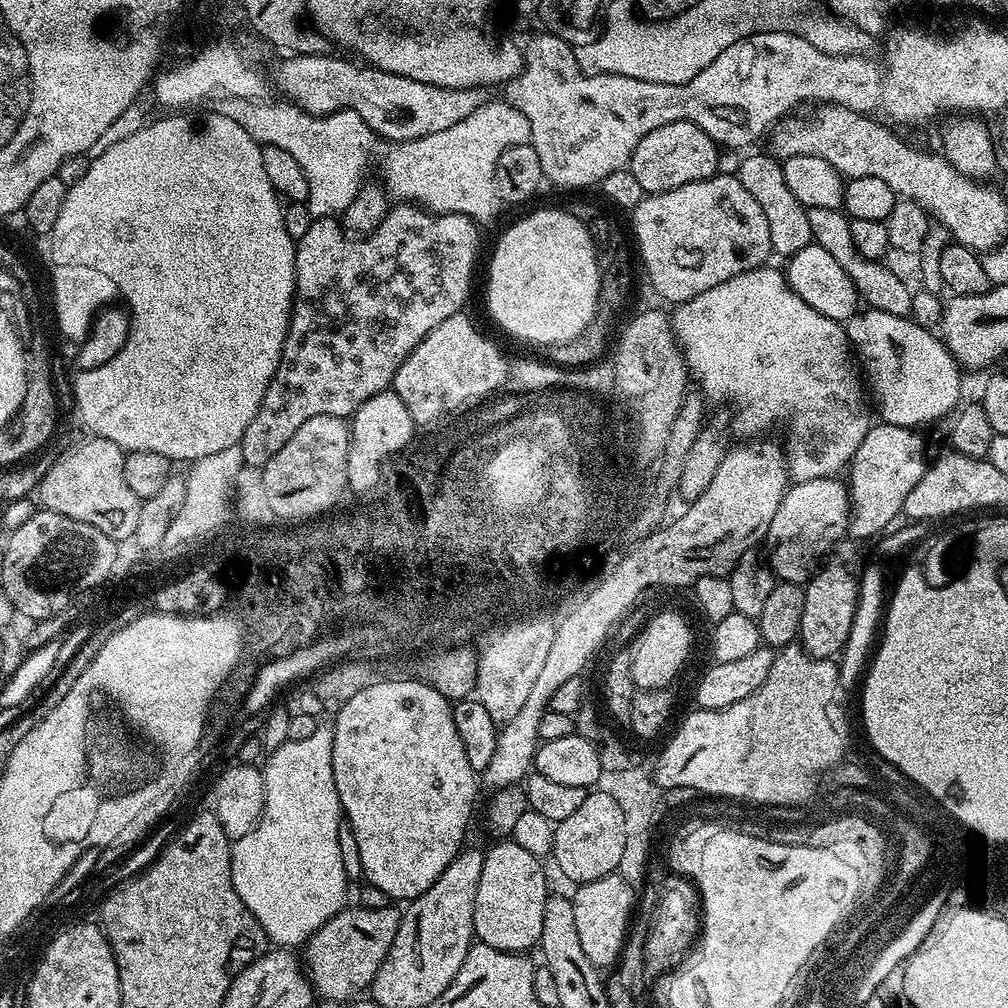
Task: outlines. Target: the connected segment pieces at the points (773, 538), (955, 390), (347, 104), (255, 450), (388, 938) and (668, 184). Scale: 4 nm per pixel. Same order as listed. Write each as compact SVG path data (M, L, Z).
M830 476L814 478L810 482L793 483L785 492L766 537L768 564L776 571L777 581L807 585L821 563L820 556L826 555L840 539L845 539L850 497L847 487L838 481Z
M866 308L857 311L846 324L877 417L885 424L903 428L920 428L950 414L959 405L962 375L943 341L912 321Z
M335 54L327 55L289 55L276 68L274 84L280 87L281 97L287 98L302 112L309 112L311 116L325 116L343 108L354 110L370 126L370 130L377 136L389 141L417 140L426 134L438 134L438 130L450 130L454 122L462 122L468 118L478 106L482 106L490 99L487 87L479 88L443 88L426 82L418 82L414 78L406 78L398 74L390 74L381 68L365 66L363 63L351 64L348 60L339 60Z
M396 202L389 207L387 213L382 218L382 222L379 226L372 231L371 234L364 234L357 238L355 235L346 234L345 229L342 227L341 221L336 218L316 218L313 219L312 225L306 234L303 234L300 240L296 241L296 294L292 298L292 317L288 319L288 333L284 339L284 349L280 355L280 364L276 367L276 373L272 375L272 381L270 386L266 390L264 400L258 406L258 410L254 414L254 418L250 418L250 426L246 426L246 434L242 434L240 439L240 449L242 450L242 458L245 465L249 469L256 468L255 470L263 469L266 462L270 462L270 458L274 458L274 454L278 454L278 450L282 450L282 446L286 446L286 442L290 442L290 438L294 435L294 430L298 430L298 426L302 426L302 422L306 422L306 418L314 418L318 414L330 414L331 416L342 416L345 418L351 417L353 412L358 410L358 406L362 406L362 402L366 402L366 398L370 398L374 394L385 391L395 381L396 371L400 369L401 362L404 361L409 354L416 349L416 345L424 339L424 336L430 330L434 330L442 322L446 322L446 318L457 315L461 311L460 308L468 300L468 291L472 288L472 271L476 268L476 251L480 248L480 232L478 229L477 221L472 220L469 216L463 216L462 214L454 214L453 212L445 212L443 214L437 214L435 212L429 212L411 202Z
M345 907L306 941L303 959L306 961L313 989L319 995L321 992L328 1000L346 1002L361 995L369 987L398 932L402 914L399 909L394 908Z
M679 120L658 126L658 130L650 130L650 134L638 142L630 170L646 194L665 192L717 175L720 152L721 149L702 129L688 120Z

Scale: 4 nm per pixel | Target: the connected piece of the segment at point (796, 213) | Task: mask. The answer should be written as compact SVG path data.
M771 154L763 155L746 157L734 168L734 175L742 182L742 187L754 197L754 202L762 206L762 214L766 214L766 222L770 222L770 246L773 253L777 257L780 255L781 258L787 258L813 243L807 218L808 209L798 202L798 198L794 198L790 186L786 186L783 163Z

